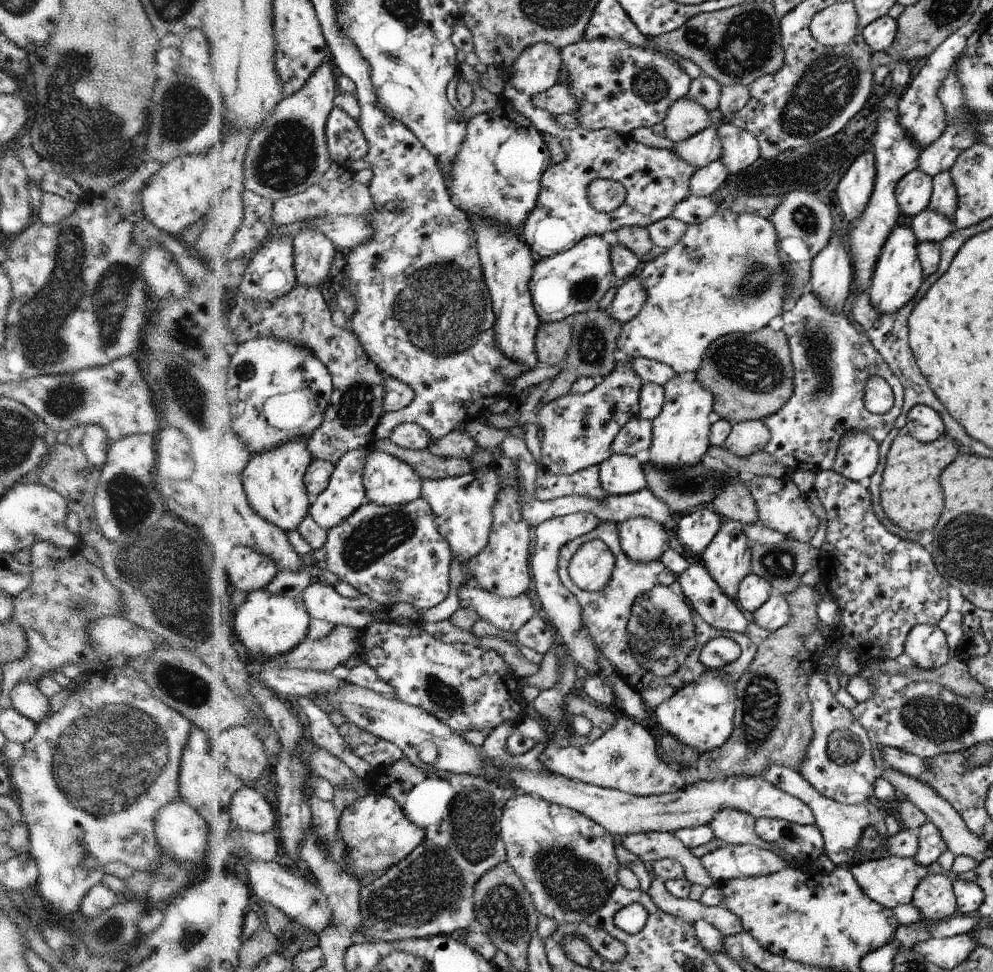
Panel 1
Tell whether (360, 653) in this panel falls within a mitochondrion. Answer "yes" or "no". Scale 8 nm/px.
no

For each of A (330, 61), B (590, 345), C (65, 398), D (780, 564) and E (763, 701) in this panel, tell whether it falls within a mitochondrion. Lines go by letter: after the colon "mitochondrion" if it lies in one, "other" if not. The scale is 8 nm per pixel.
A: other
B: mitochondrion
C: mitochondrion
D: mitochondrion
E: mitochondrion

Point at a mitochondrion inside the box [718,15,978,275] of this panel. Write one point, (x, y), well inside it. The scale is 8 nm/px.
(823, 90)

